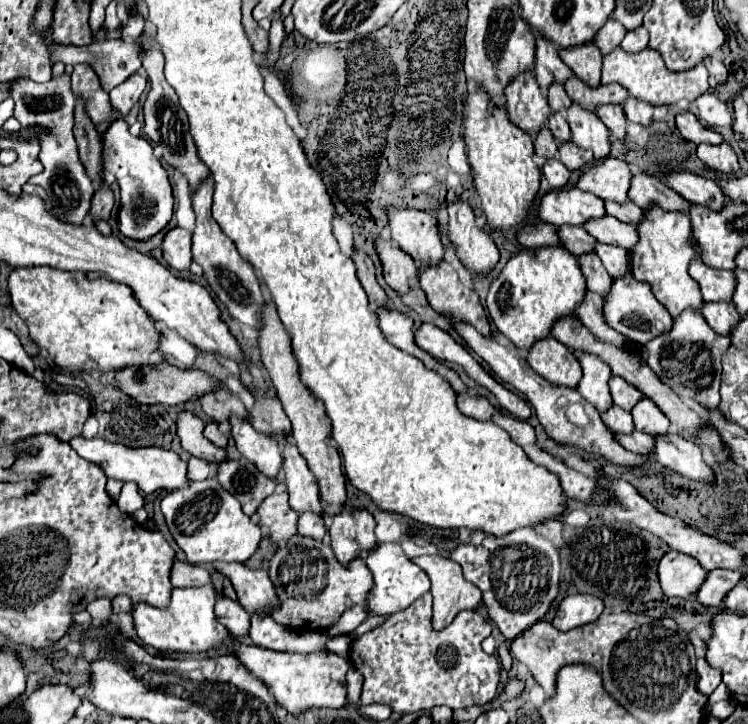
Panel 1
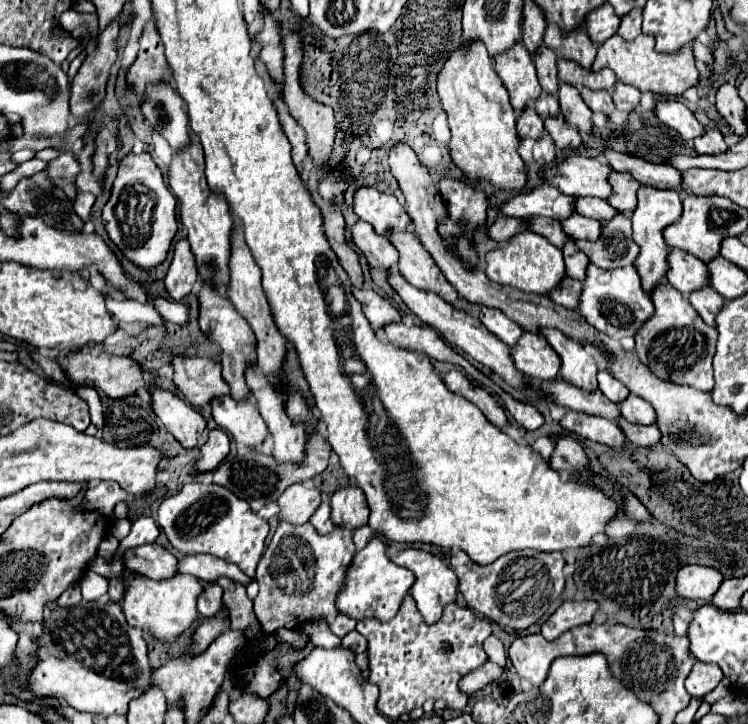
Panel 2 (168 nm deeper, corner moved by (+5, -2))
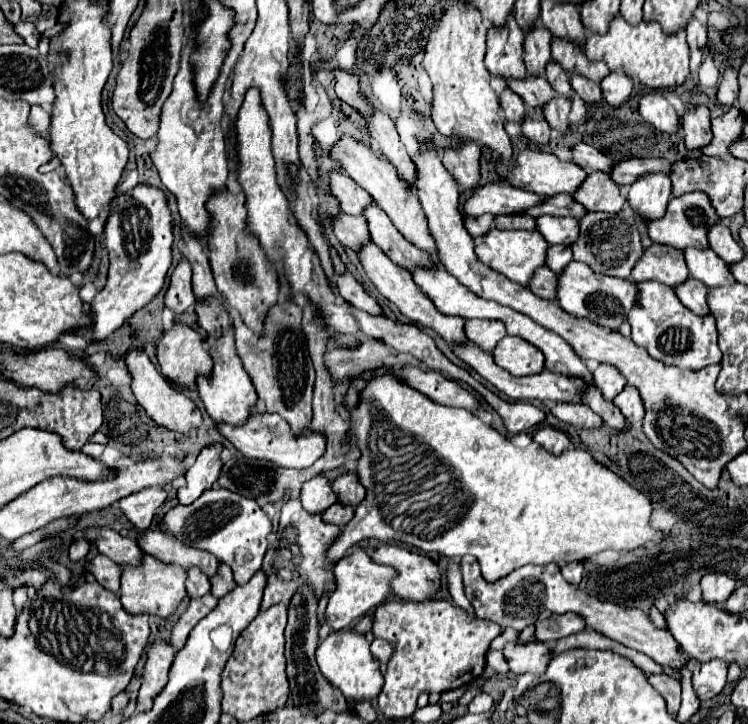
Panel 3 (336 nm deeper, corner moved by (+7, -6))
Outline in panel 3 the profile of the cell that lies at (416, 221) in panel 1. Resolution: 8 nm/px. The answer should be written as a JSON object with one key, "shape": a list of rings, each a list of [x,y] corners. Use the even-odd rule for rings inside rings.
{"shape":[[[335,170],[329,174],[329,194],[339,200],[339,206],[345,214],[353,214],[353,216],[363,214],[365,206],[373,204],[371,196],[361,186],[355,186],[351,178]]]}

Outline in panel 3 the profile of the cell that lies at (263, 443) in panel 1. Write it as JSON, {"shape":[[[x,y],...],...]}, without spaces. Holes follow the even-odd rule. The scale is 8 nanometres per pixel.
{"shape":[[[203,298],[203,300],[197,300],[195,314],[197,314],[197,324],[207,334],[209,352],[211,352],[211,358],[213,358],[213,372],[209,376],[197,378],[197,392],[203,400],[209,416],[215,422],[229,422],[233,426],[241,426],[247,420],[251,406],[257,402],[257,394],[255,394],[255,386],[253,386],[249,374],[243,370],[243,364],[239,362],[229,312],[227,312],[227,308],[223,306],[221,300]]]}

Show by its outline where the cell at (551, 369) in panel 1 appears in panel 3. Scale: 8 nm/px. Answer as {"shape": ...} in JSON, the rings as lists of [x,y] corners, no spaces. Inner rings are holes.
{"shape":[[[505,336],[493,350],[495,364],[513,376],[539,374],[543,370],[543,352],[517,336]]]}

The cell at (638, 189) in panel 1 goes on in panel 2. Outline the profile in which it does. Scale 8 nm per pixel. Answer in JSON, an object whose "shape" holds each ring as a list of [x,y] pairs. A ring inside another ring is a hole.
{"shape":[[[611,172],[609,182],[613,186],[609,204],[613,208],[617,208],[619,212],[623,212],[623,210],[633,212],[637,206],[637,190],[641,184],[631,174],[623,174],[623,172]]]}

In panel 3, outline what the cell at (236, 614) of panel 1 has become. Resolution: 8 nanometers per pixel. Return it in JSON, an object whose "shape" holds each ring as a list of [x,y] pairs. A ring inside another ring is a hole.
{"shape":[[[191,568],[187,570],[187,596],[191,598],[199,598],[199,596],[205,596],[209,590],[211,590],[211,584],[209,584],[209,578],[199,570],[199,568]]]}

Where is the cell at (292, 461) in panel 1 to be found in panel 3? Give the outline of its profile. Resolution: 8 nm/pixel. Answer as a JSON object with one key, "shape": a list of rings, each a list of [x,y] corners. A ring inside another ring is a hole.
{"shape":[[[277,302],[267,310],[267,320],[263,324],[261,334],[255,334],[239,314],[233,314],[235,328],[235,346],[243,360],[243,368],[251,376],[259,398],[265,400],[269,412],[277,412],[291,424],[291,430],[301,432],[311,424],[311,398],[313,398],[313,382],[315,368],[307,350],[307,338],[301,330],[301,308],[295,302]]]}

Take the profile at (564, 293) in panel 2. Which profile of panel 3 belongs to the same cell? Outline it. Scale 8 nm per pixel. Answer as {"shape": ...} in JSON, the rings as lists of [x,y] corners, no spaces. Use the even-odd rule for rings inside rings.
{"shape":[[[541,266],[541,270],[535,272],[535,278],[531,278],[529,288],[535,292],[535,296],[553,300],[557,288],[557,276],[551,270],[547,270],[547,266]]]}

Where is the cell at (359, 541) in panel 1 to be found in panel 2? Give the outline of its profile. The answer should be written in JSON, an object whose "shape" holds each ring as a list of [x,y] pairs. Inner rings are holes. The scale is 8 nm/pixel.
{"shape":[[[347,486],[337,490],[331,496],[331,518],[335,528],[351,526],[353,530],[367,524],[369,508],[365,504],[365,496],[357,486]]]}

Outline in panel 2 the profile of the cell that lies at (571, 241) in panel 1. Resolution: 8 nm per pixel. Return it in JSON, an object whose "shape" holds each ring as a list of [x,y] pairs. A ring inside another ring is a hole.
{"shape":[[[531,218],[531,220],[527,220],[527,226],[529,226],[529,230],[533,230],[535,234],[545,236],[545,238],[547,238],[553,246],[557,246],[557,248],[563,248],[565,242],[571,240],[571,238],[565,234],[561,222],[559,222],[559,220],[553,220],[553,218]]]}

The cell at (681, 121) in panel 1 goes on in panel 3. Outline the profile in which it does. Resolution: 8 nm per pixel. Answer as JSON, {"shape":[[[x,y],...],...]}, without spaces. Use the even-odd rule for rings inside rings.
{"shape":[[[649,92],[649,94],[641,96],[639,114],[645,122],[649,122],[651,126],[655,126],[661,132],[679,130],[679,114],[659,92]]]}

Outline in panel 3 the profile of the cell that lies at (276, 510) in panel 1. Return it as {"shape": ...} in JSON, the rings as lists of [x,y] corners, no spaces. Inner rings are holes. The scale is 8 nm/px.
{"shape":[[[315,476],[313,480],[303,484],[301,502],[303,502],[303,508],[309,512],[323,512],[337,502],[337,494],[333,492],[329,478]]]}

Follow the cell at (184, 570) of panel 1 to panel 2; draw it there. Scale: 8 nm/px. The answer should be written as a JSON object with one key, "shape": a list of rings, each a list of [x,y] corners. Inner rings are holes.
{"shape":[[[149,544],[125,554],[125,568],[145,574],[151,580],[167,580],[177,576],[177,558],[159,544]]]}

